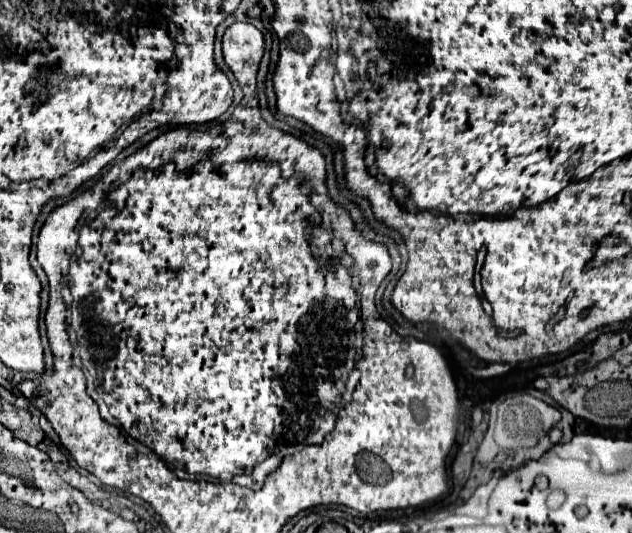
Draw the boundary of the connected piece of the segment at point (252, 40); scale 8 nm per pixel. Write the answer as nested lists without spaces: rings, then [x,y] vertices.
[[[233,23],[225,35],[223,35],[223,57],[227,67],[233,71],[235,79],[239,81],[239,85],[243,85],[245,89],[245,105],[255,105],[251,103],[253,99],[257,99],[257,91],[255,91],[255,73],[259,69],[259,61],[263,57],[263,35],[257,27],[253,27],[251,23]]]

